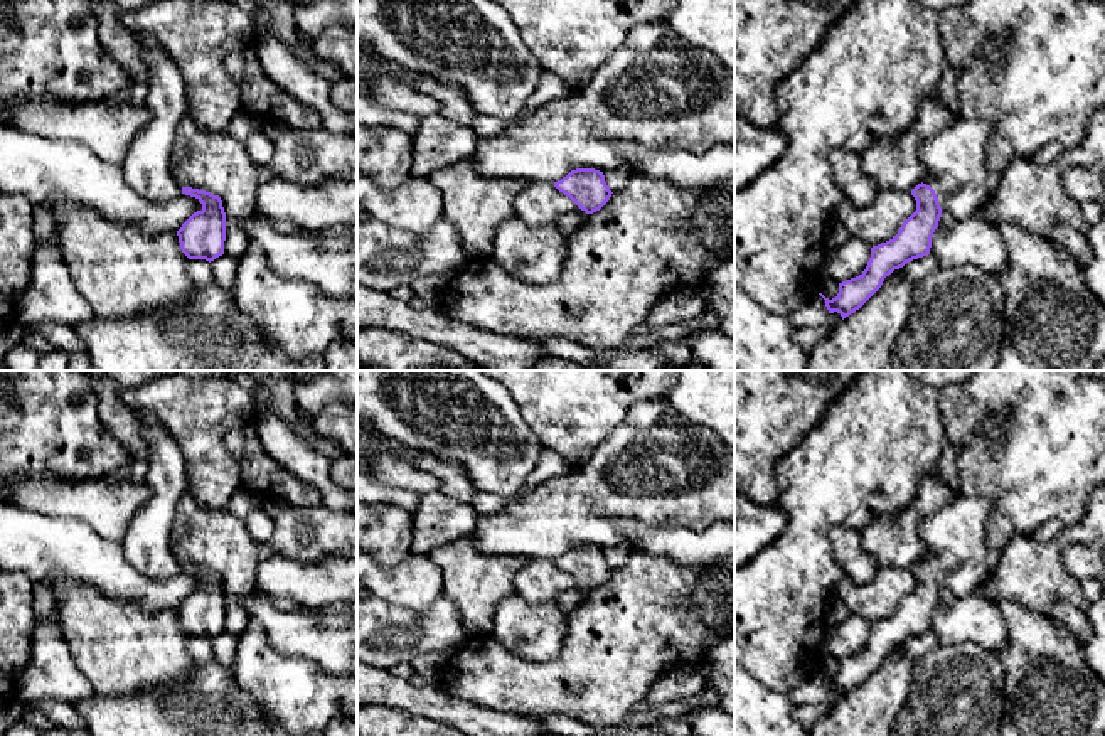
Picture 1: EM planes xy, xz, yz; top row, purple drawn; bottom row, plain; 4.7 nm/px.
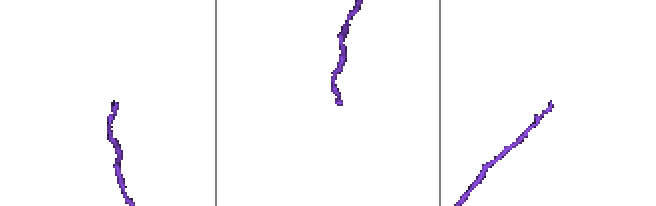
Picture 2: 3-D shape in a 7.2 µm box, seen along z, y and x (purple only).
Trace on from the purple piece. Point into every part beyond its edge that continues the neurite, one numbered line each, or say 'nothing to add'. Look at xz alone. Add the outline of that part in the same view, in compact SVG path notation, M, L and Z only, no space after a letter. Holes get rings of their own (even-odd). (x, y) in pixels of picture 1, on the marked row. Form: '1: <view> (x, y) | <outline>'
1: xz (570, 223) | M576 207L558 219L558 229L566 236L573 236L588 221L588 217L590 214Z

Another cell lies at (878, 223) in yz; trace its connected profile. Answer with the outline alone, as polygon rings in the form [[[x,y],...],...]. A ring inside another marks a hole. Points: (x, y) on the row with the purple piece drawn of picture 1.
[[[879,189],[871,205],[857,209],[842,199],[835,212],[852,237],[873,248],[893,239],[915,211],[916,200],[911,192]]]

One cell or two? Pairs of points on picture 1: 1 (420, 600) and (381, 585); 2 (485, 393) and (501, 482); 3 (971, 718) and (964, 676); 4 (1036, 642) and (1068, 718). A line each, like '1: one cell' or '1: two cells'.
1: one cell
2: one cell
3: one cell
4: one cell

